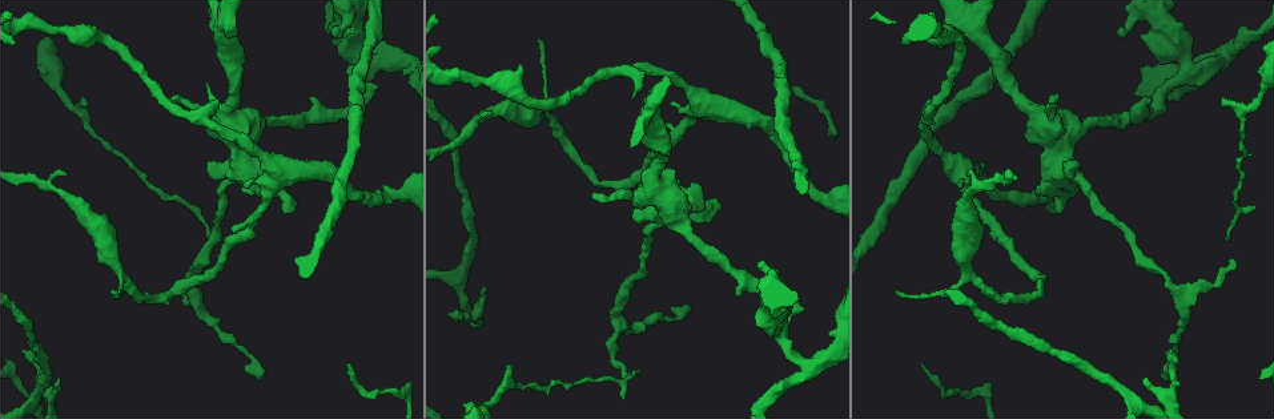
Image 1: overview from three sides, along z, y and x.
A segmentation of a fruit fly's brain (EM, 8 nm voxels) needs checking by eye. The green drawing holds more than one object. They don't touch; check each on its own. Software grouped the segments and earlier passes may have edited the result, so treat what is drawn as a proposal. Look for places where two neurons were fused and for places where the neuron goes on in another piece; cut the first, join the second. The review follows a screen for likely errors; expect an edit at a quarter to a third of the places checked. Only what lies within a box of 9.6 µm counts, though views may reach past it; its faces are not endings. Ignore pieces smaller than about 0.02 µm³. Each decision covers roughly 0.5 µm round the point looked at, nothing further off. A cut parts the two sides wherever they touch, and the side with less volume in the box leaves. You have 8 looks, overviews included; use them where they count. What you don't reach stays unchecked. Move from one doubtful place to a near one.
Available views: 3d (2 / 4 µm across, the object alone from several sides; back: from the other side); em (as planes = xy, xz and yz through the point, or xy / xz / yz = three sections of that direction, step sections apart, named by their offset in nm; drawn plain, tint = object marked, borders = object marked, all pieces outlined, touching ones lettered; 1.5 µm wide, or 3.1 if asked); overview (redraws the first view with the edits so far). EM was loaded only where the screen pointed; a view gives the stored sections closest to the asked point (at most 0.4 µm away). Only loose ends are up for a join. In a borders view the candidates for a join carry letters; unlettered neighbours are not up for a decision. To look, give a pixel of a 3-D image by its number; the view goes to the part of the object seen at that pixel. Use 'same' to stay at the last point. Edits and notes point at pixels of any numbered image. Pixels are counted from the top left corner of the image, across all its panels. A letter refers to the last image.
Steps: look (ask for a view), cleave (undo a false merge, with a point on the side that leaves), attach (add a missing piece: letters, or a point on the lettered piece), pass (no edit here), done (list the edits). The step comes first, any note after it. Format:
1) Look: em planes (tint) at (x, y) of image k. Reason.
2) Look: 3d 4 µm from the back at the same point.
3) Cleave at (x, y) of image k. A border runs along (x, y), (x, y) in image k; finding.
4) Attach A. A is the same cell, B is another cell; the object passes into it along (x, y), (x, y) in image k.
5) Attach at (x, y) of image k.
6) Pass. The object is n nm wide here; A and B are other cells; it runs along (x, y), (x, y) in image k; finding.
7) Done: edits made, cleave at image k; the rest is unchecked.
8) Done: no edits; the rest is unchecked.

Look: 3d 4 µm at (206, 83) of image 1. An open end.

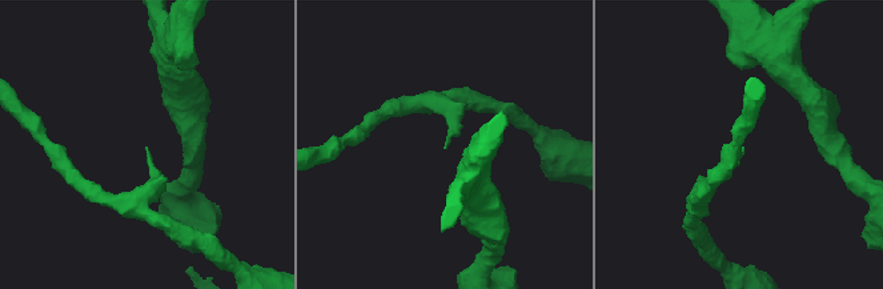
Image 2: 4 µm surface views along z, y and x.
Look: em planes (plain) at (743, 146) of image 2.

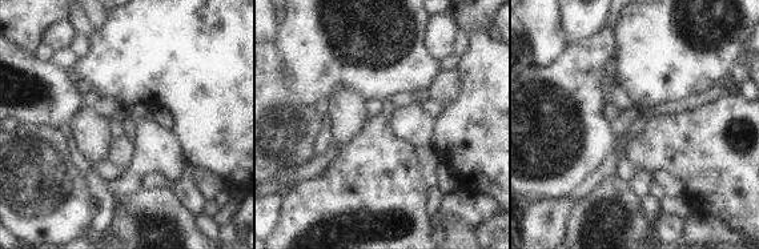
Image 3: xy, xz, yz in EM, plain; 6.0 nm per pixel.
Look: em planes (borders) at the same point.

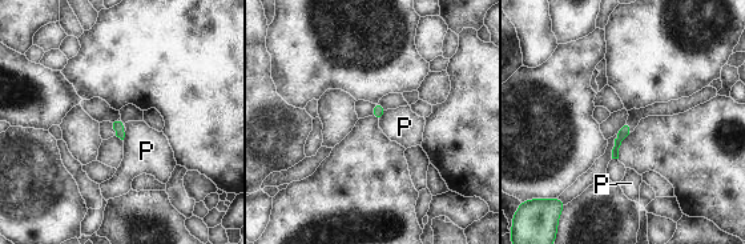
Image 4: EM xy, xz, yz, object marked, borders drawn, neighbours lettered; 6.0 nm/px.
Pass. The longest contact is with P, 90 nm; P is another cell; none of them fits.

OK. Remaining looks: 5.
Look: 3d 2 µm at (513, 367) of image 1. An open end.

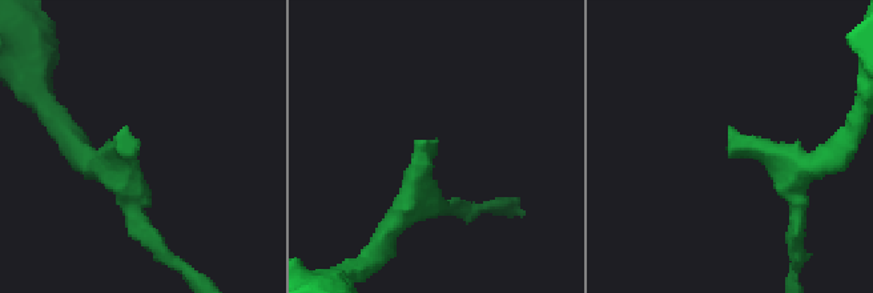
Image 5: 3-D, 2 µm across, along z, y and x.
Look: em xz step 4 (borders) at (730, 139) of image 5. Need the tissue.

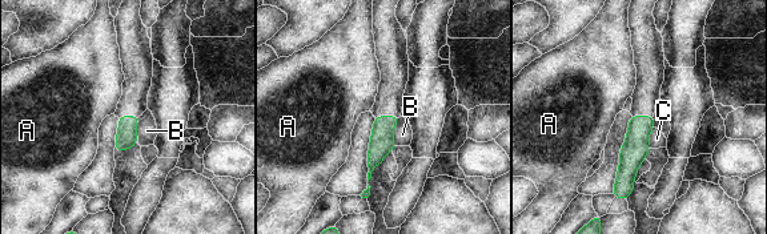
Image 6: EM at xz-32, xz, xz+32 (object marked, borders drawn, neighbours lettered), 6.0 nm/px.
Pass. A, B and C are other cells; it runs along (650, 118), (617, 193) in image 6; no lettered piece goes on from it.

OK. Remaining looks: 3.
Look: 3d 2 µm at (23, 352) of image 1. Branch stops here.

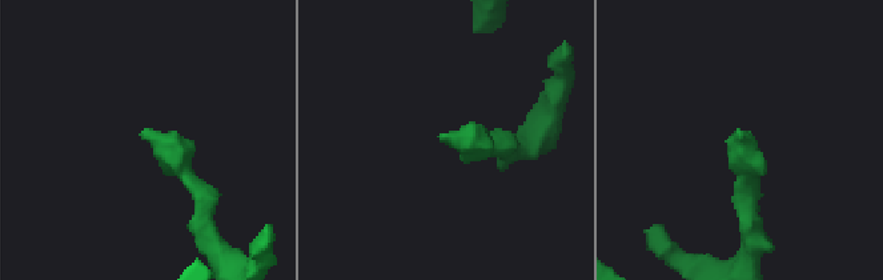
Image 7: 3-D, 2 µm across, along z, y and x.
Look: em planes (tint) at (140, 134) of image 7. Need the tissue.

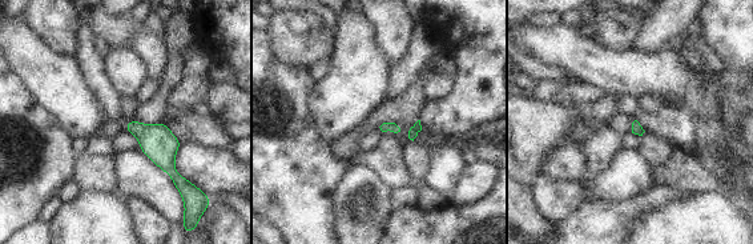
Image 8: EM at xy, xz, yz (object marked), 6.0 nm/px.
Look: em planes (borders) at the same point.

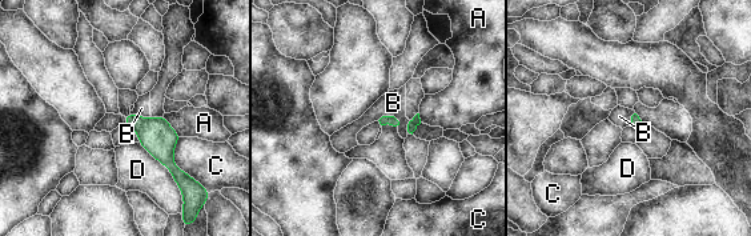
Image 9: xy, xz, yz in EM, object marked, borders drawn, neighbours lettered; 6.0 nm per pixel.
Pass. A, B, C and D are other cells; a border runs along (377, 120), (397, 116), (402, 124) in image 9; none of them fits.

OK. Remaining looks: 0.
Done: no edits; the rest is unchecked.

